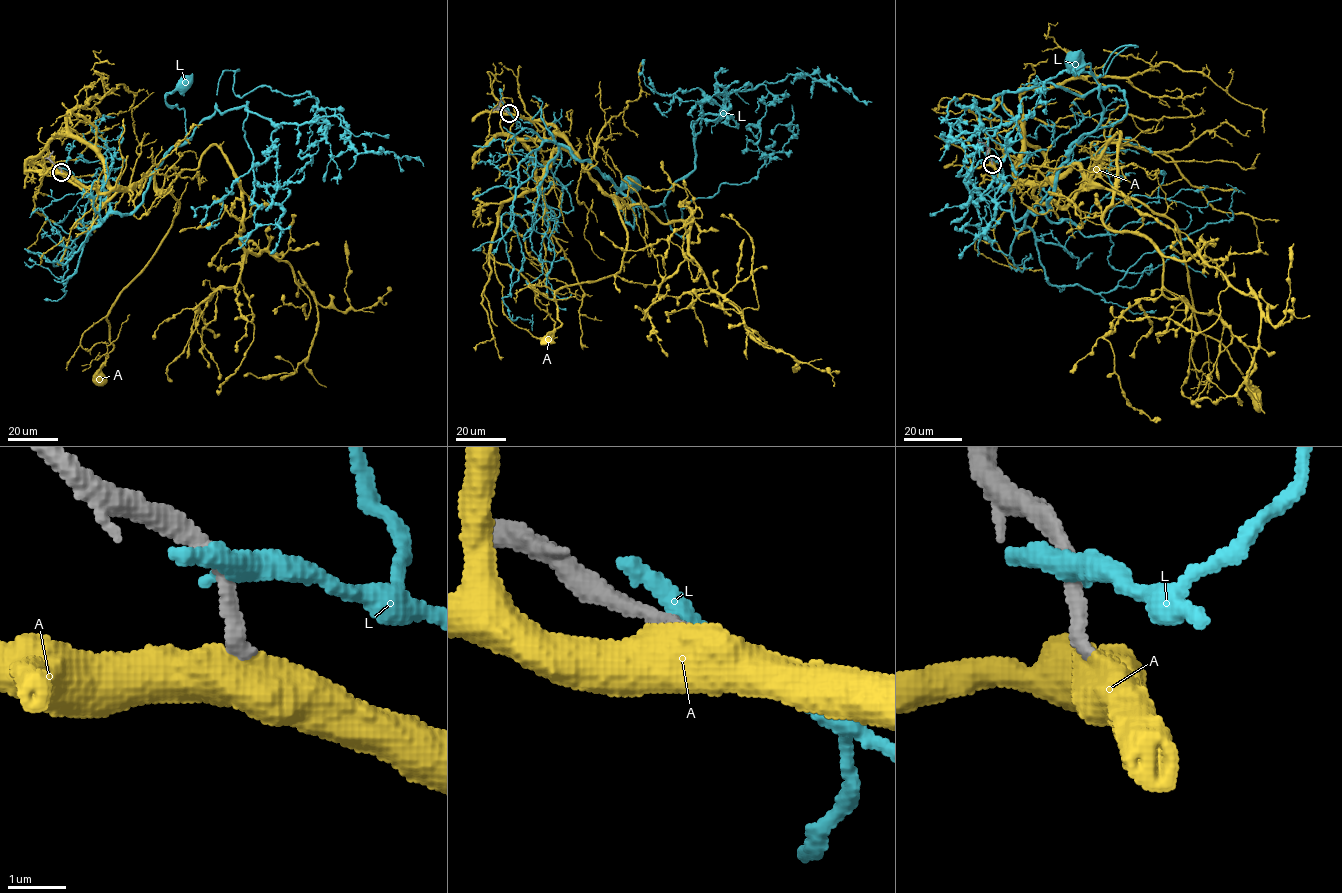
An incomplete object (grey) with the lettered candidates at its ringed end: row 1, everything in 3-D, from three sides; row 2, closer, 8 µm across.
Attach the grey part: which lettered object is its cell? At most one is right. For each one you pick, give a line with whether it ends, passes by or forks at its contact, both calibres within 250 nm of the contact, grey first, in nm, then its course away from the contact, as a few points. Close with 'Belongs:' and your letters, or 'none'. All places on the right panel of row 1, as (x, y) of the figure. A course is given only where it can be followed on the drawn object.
A: it passes by | 280/550 nm | via (992, 163), (1006, 187), (1046, 185), (1077, 165), (1092, 186), (1166, 215), (1200, 331), (1257, 404)
Belongs: A

